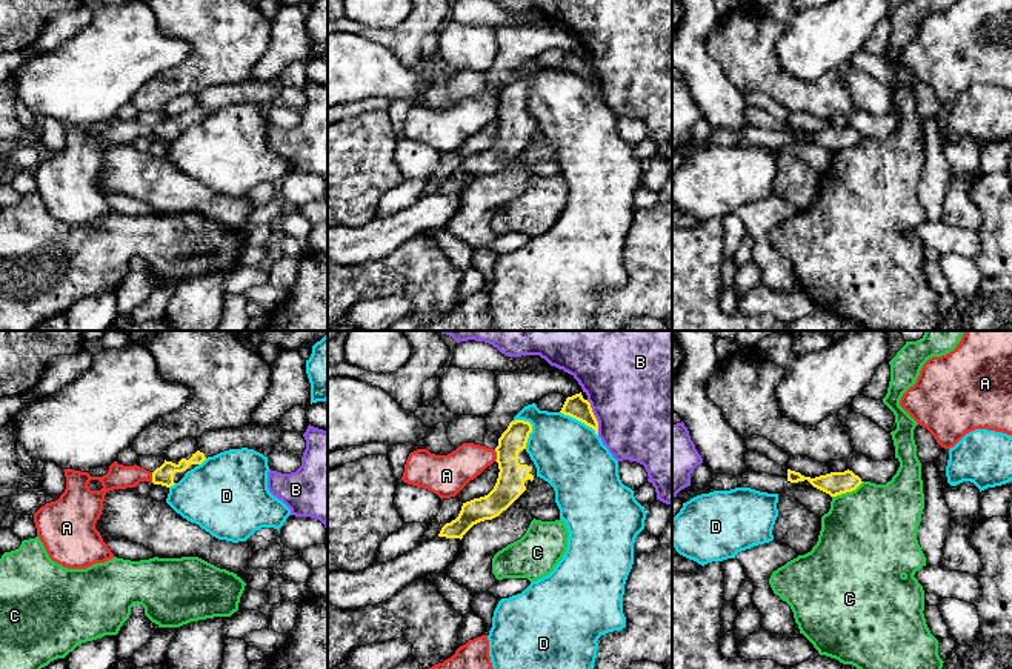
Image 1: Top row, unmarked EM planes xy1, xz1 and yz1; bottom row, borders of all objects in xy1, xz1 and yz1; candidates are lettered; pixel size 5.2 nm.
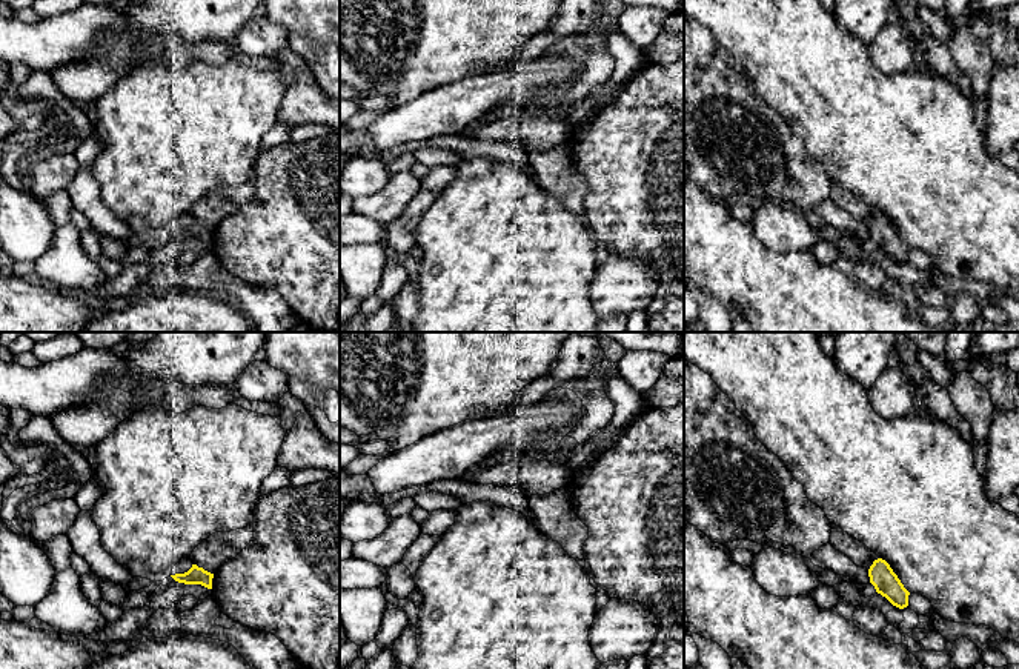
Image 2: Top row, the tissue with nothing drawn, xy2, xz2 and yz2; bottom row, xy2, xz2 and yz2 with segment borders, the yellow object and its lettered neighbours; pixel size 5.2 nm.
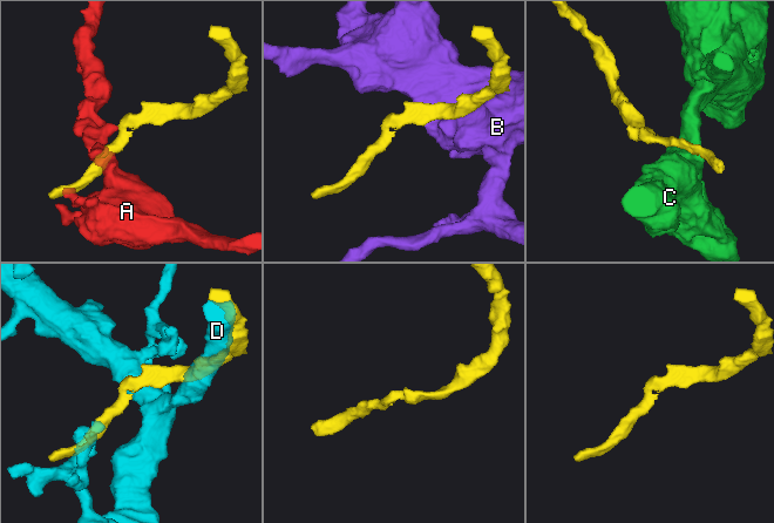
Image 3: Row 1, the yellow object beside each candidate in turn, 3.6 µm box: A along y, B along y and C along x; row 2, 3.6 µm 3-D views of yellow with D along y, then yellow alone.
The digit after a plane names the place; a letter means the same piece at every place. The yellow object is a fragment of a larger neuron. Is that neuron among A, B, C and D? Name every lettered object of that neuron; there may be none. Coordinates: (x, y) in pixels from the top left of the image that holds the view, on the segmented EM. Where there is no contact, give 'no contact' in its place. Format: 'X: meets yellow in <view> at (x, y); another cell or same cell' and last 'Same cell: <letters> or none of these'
A: meets yellow in xz1 at (497, 455); another cell
B: meets yellow in xz1 at (594, 417); another cell
C: meets yellow in yz1 at (848, 491); another cell
D: meets yellow in xz1 at (531, 429); another cell
Same cell: none of these

